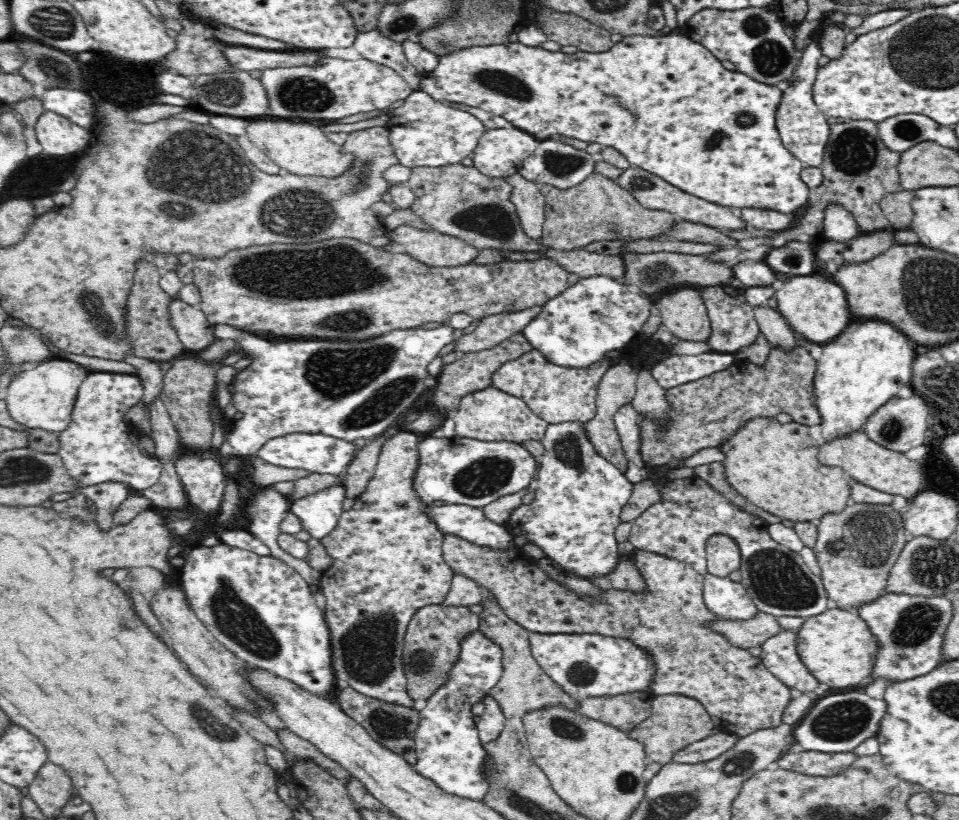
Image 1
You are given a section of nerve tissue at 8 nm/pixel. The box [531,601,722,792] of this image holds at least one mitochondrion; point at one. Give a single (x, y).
(561, 726)

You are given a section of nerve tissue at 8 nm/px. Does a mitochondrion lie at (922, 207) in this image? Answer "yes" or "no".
no

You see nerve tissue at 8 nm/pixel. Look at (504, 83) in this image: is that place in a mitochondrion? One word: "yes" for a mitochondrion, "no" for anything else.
yes

